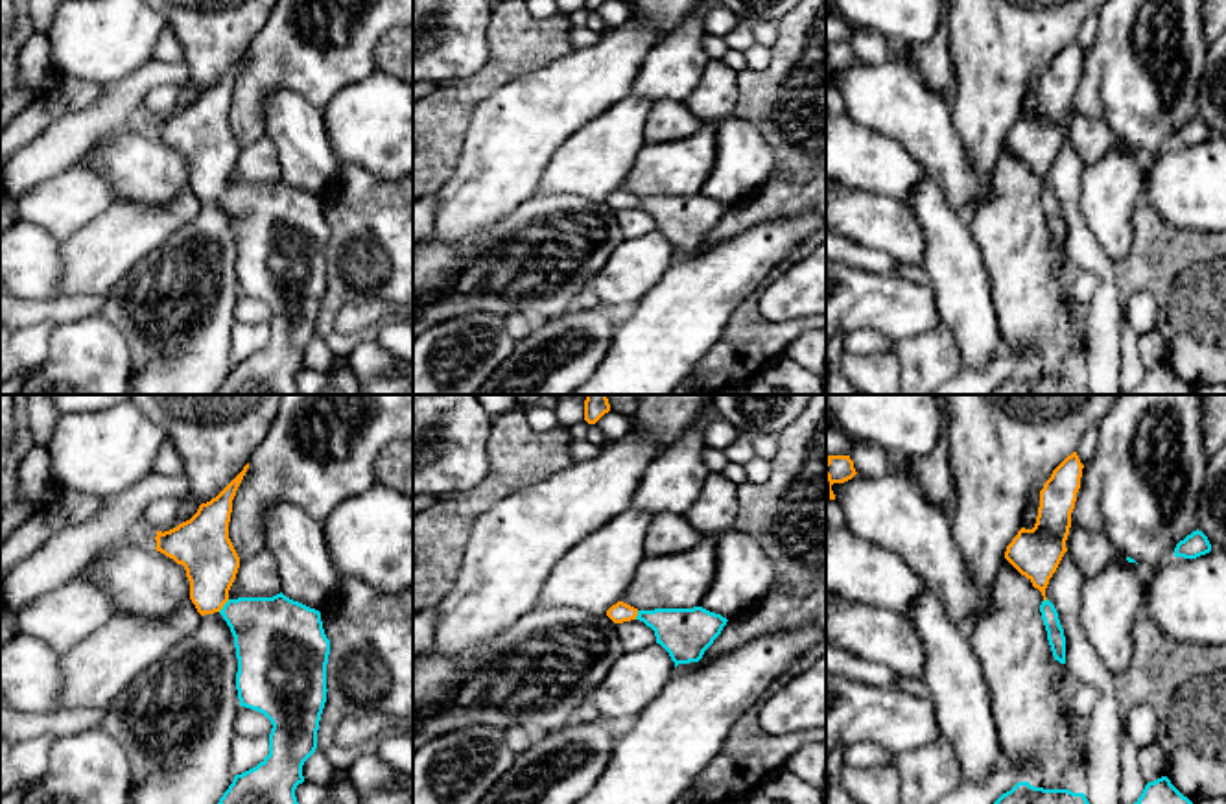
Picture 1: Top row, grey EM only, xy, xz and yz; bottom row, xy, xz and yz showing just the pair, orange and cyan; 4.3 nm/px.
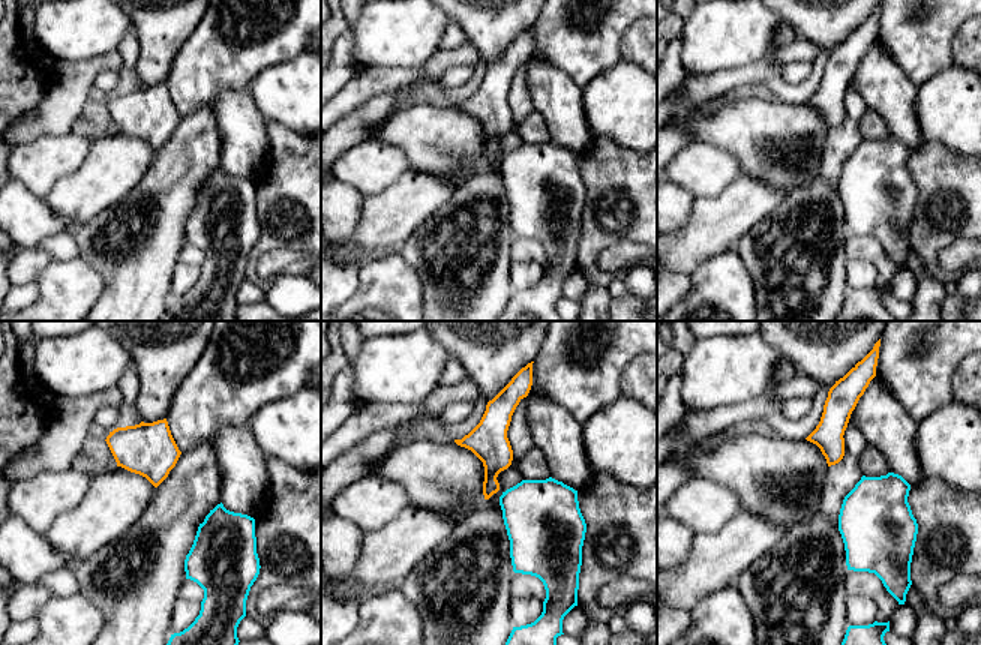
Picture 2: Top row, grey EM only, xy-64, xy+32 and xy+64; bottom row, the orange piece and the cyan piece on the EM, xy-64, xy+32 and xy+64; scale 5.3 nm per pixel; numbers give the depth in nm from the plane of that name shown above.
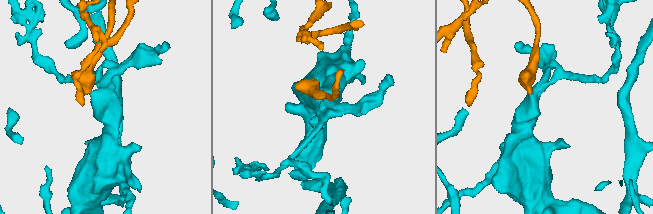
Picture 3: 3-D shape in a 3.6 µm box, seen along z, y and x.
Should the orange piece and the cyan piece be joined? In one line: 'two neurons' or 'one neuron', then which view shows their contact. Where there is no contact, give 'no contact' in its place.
one neuron; meets orange in xy

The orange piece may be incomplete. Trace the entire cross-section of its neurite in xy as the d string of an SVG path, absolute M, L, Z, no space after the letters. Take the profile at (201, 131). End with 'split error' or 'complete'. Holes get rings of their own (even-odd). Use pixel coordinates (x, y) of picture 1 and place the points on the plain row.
M249 50L190 107L157 118L155 136L184 153L190 186L201 203L223 203L234 223L240 293L264 301L273 312L269 341L236 361L216 395L301 395L295 376L304 369L304 349L317 336L330 227L321 199L282 179L229 184L240 155L229 109L247 55Z; split error

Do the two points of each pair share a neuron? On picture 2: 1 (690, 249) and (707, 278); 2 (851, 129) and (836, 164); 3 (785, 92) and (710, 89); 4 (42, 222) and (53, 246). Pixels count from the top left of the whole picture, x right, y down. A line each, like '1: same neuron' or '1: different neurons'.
1: different neurons
2: same neuron
3: same neuron
4: different neurons

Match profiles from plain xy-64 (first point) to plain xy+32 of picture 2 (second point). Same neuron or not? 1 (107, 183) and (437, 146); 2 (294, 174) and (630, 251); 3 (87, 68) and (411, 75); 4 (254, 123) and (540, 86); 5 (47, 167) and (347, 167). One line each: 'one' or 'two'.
1: two
2: two
3: two
4: one
5: one

